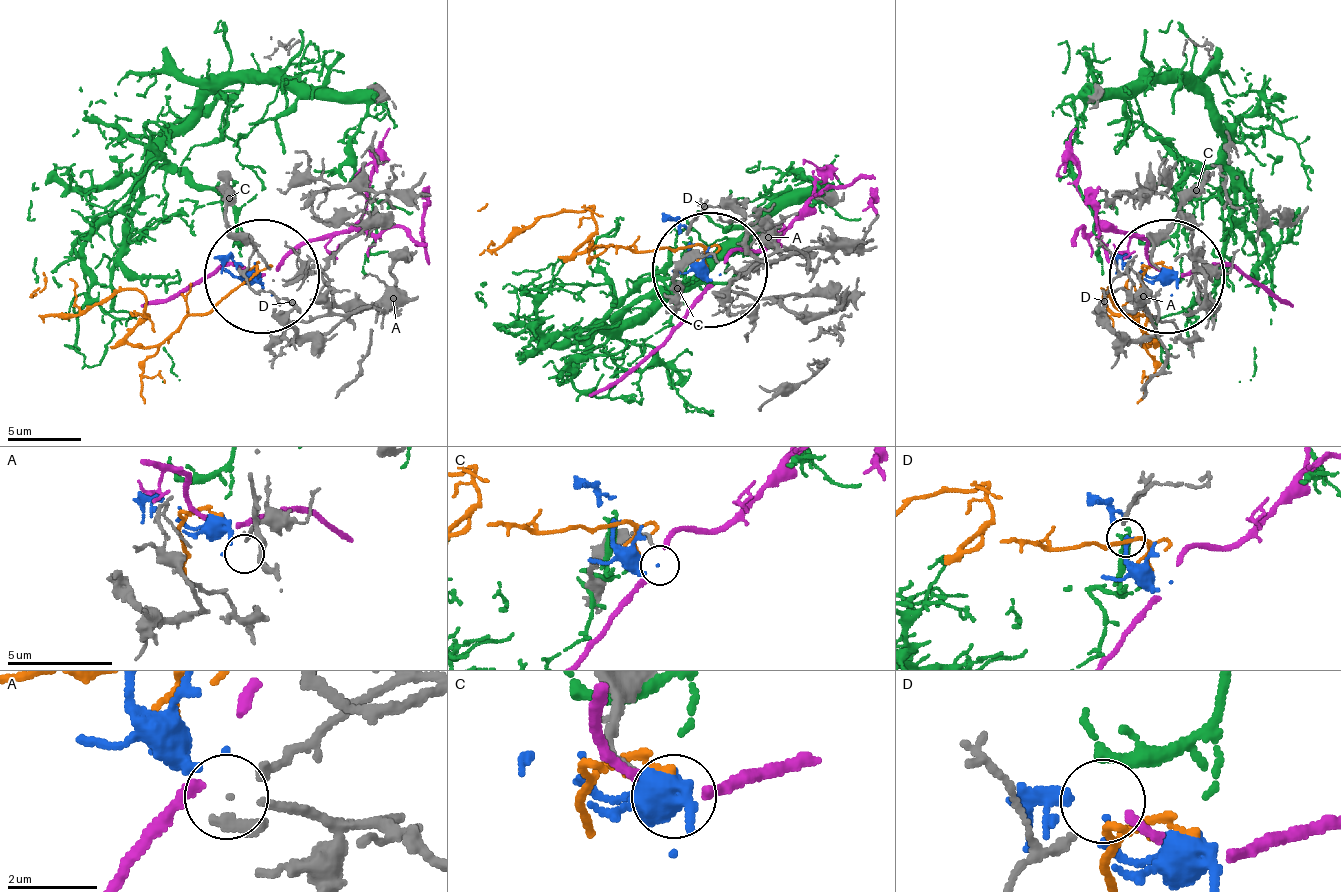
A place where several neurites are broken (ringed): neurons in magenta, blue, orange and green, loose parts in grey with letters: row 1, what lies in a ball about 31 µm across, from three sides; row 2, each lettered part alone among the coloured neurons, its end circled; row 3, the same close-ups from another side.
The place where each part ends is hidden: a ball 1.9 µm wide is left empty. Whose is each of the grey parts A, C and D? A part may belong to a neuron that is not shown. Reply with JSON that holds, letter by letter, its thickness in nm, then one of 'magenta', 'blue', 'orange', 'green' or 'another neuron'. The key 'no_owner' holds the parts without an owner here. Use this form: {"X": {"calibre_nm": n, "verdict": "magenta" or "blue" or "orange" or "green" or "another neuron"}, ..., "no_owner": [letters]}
{"A": {"calibre_nm": 100, "verdict": "blue"}, "C": {"calibre_nm": 160, "verdict": "another neuron"}, "D": {"calibre_nm": 160, "verdict": "green"}, "no_owner": ["C"]}

